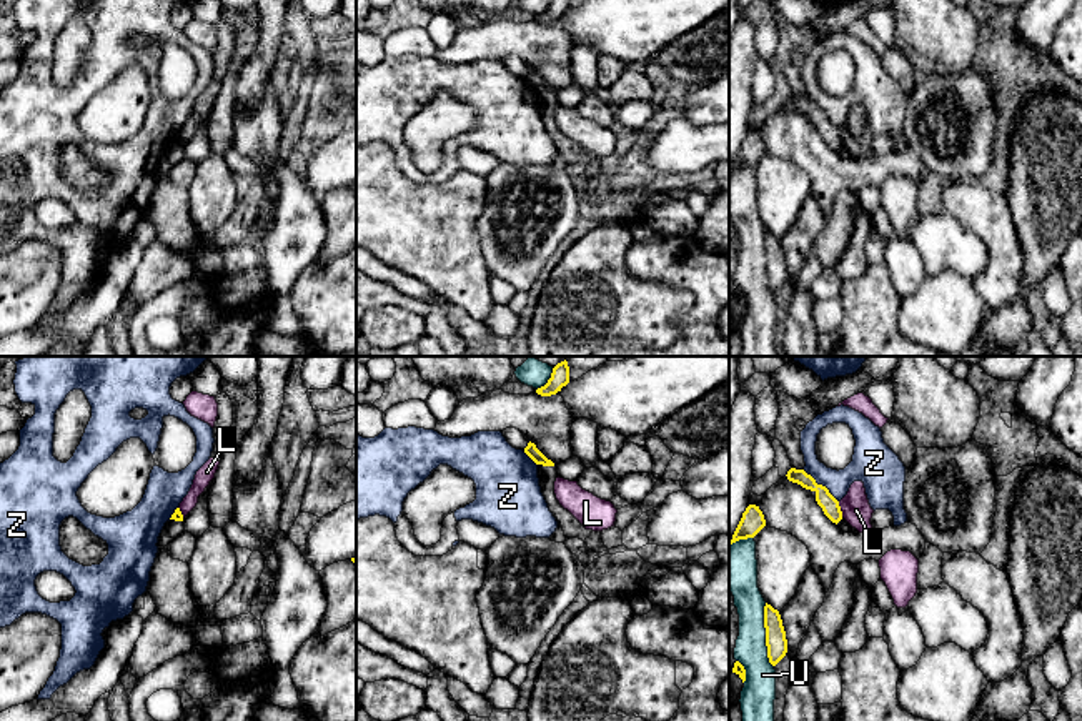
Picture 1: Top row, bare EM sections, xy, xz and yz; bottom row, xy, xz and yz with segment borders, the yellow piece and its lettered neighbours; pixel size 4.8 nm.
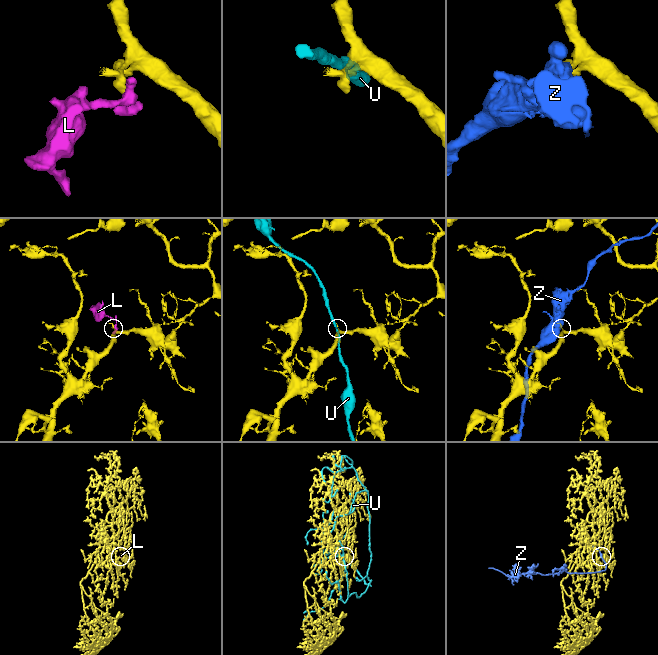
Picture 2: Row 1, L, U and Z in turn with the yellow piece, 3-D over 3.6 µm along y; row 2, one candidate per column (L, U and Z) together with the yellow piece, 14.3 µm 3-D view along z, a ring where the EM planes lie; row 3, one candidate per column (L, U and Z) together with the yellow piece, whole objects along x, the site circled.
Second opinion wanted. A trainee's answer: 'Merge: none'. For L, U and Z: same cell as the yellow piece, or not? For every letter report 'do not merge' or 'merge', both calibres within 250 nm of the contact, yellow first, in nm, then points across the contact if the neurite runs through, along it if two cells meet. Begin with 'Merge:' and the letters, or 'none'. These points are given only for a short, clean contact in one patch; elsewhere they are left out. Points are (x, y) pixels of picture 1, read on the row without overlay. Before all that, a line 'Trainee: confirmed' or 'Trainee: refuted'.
Trainee: confirmed
Merge: none
L: do not merge; 90 nm thick on the yellow side, 140 nm on the other; border along yz (838, 129), (843, 144)
U: do not merge; 100 nm thick on the yellow side, 160 nm on the other
Z: do not merge; 90 nm thick on the yellow side, 170 nm on the other

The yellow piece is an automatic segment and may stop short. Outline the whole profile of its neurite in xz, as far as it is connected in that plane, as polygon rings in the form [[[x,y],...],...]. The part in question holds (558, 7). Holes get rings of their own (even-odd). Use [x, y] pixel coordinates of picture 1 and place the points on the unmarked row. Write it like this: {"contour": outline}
{"contour": [[[551,0],[548,10],[536,17],[541,23],[551,23],[561,18],[563,13],[569,10],[569,0]]]}

